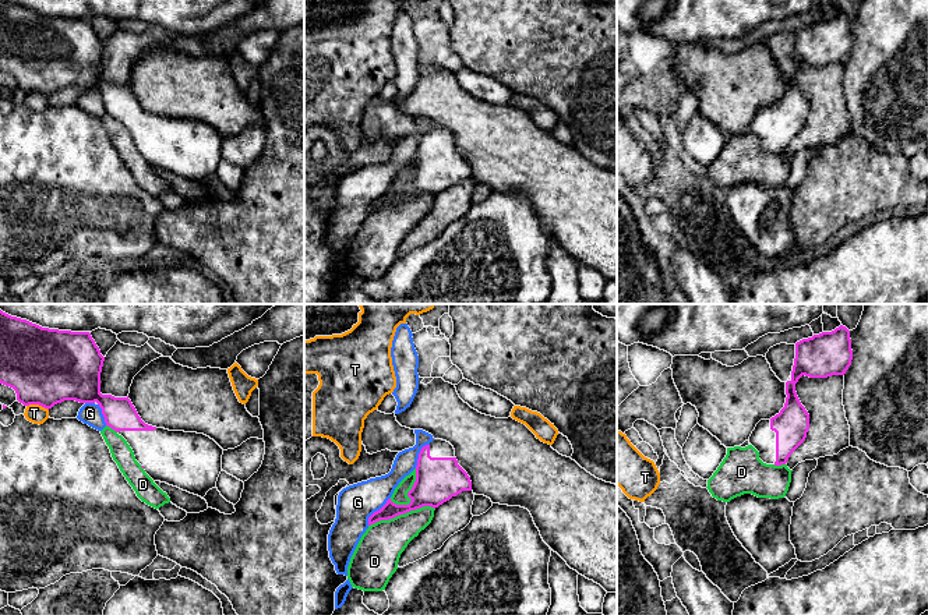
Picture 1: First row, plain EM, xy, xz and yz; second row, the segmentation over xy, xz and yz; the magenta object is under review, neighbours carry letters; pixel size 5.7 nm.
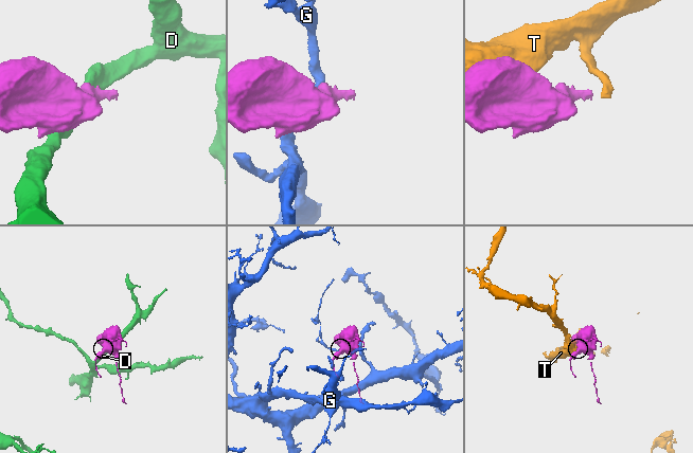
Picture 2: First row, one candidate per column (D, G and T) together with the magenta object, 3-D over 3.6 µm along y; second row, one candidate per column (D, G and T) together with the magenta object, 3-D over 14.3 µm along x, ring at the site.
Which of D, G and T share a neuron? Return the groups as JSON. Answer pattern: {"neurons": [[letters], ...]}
{"neurons": [["D"], ["G"], ["T"]]}

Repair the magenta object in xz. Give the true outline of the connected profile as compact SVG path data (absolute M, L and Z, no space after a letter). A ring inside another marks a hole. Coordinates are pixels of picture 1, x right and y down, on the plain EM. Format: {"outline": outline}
{"outline": "M433 127L419 141L416 169L407 180L410 191L396 192L389 185L380 198L368 205L368 213L423 194L435 197L462 179L472 179L472 169L458 152L454 134L447 128Z"}

